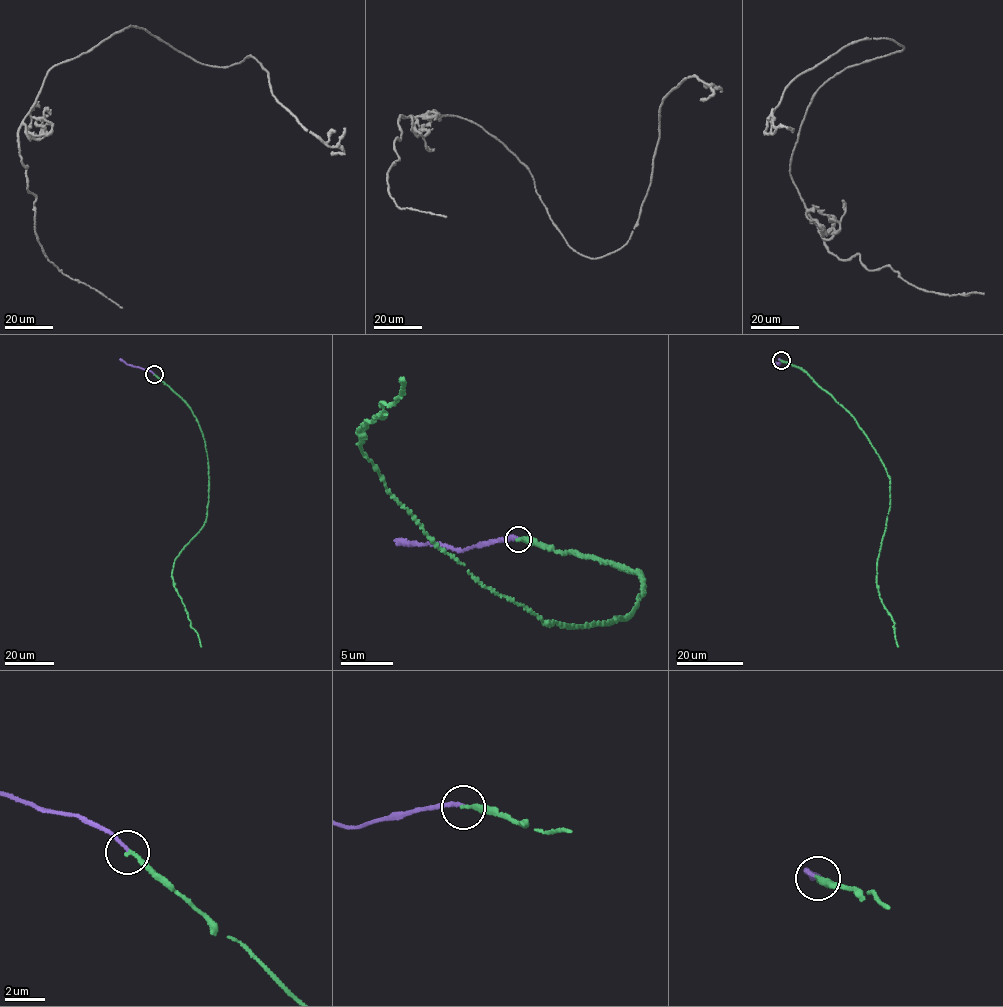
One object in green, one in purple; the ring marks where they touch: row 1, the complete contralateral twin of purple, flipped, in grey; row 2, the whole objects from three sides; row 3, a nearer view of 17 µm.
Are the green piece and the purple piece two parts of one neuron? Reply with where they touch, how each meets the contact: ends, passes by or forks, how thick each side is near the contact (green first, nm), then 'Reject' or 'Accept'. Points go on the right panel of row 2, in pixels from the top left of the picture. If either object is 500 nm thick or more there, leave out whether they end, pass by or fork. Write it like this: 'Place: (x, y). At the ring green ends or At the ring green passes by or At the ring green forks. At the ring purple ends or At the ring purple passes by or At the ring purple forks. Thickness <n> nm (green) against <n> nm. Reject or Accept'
Place: (781, 360). At the ring green ends. At the ring purple ends. Thickness 200 nm (green) against 170 nm. Accept

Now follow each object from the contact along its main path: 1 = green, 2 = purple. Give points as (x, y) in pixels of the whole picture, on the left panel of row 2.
1: (154, 374), (191, 409), (204, 440), (209, 484), (206, 519), (175, 559), (172, 574), (174, 587), (201, 647)
2: (154, 374), (119, 359)

